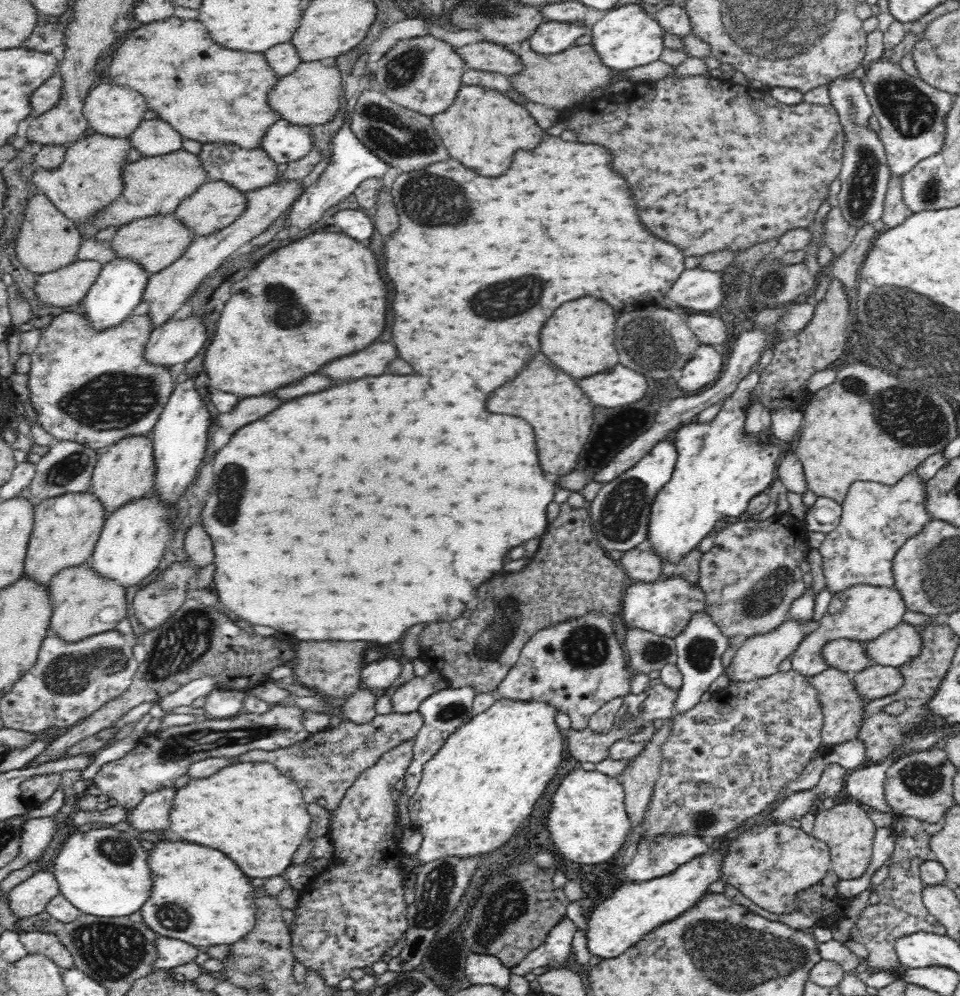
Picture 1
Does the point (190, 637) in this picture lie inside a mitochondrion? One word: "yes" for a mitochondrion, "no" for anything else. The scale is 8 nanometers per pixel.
yes

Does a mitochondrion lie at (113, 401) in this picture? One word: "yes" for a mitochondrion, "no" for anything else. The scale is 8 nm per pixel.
yes

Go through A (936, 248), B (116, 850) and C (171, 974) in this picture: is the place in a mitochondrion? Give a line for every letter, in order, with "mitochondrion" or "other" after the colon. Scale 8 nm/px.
A: other
B: mitochondrion
C: other

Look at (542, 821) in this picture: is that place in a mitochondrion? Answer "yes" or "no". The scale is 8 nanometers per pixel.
no

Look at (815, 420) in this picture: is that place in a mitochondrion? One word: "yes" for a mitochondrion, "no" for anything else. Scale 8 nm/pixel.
no

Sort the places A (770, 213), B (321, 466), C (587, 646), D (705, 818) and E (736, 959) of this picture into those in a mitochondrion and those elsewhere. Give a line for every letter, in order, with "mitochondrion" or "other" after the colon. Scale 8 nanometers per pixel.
A: other
B: other
C: mitochondrion
D: mitochondrion
E: mitochondrion

